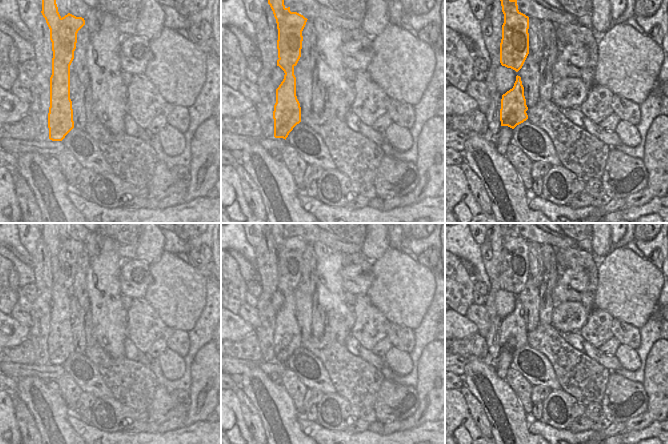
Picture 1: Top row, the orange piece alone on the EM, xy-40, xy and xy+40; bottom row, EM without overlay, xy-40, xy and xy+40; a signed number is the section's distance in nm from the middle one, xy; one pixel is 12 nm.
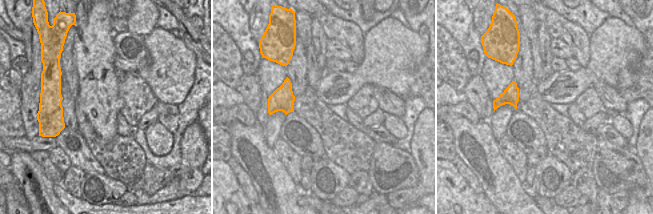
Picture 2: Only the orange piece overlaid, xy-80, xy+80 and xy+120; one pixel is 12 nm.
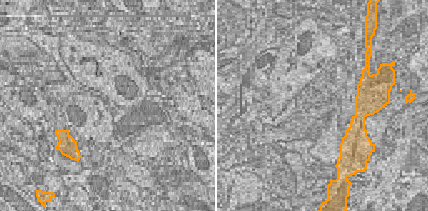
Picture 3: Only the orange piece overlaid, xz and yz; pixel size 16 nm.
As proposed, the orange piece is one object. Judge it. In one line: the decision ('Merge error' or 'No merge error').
Merge error

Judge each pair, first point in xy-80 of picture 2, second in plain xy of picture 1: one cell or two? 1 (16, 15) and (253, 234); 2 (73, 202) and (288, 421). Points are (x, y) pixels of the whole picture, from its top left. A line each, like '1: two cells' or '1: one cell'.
1: one cell
2: two cells

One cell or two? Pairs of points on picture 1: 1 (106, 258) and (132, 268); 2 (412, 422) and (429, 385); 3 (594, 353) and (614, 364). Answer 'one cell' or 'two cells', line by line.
1: two cells
2: one cell
3: one cell

